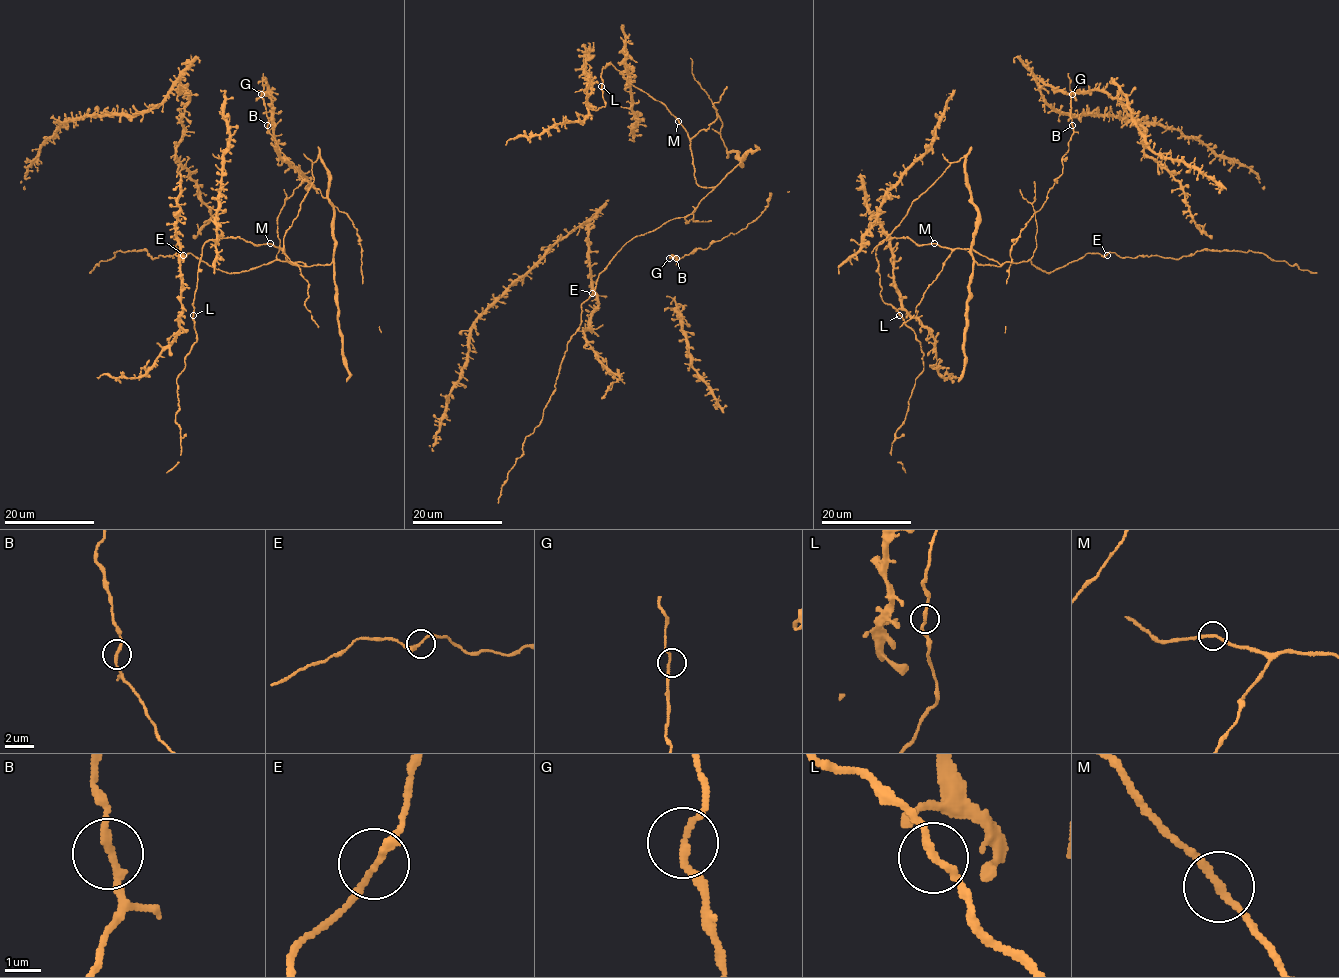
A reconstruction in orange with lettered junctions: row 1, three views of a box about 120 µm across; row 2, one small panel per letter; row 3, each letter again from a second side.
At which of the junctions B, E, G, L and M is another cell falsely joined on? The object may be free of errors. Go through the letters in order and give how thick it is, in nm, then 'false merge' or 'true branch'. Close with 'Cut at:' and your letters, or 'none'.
B: calibre 200 nm; true branch
E: calibre 200 nm; true branch
G: calibre 190 nm; true branch
L: calibre 200 nm; true branch
M: calibre 200 nm; true branch
Cut at: none

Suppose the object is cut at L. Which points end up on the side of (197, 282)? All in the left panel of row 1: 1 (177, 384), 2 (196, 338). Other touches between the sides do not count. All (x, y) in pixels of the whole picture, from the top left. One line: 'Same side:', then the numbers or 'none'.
Same side: none

